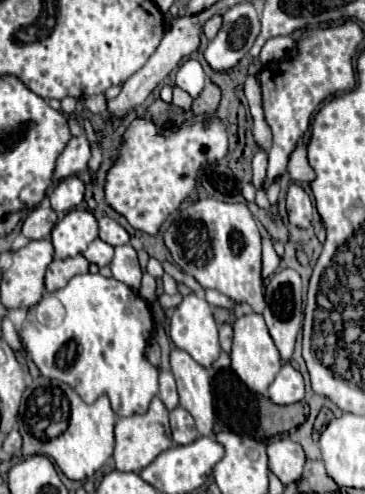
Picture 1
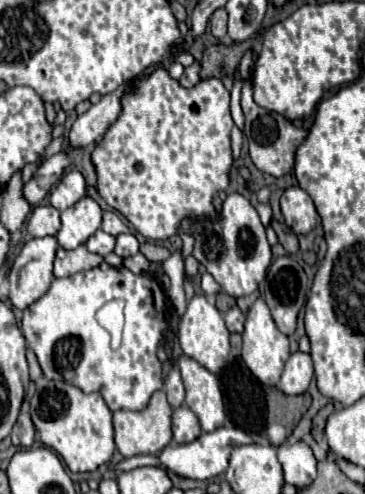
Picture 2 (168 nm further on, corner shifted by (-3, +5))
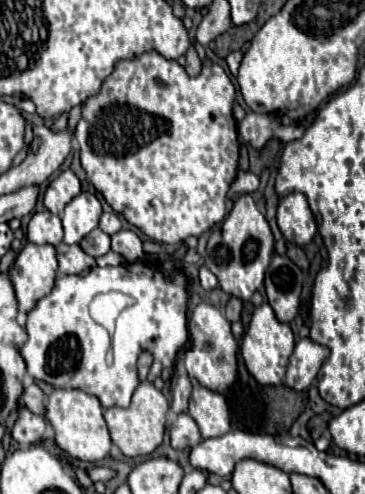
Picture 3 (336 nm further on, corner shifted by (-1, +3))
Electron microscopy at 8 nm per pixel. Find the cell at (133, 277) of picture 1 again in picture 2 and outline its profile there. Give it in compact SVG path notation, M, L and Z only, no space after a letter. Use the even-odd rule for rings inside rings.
M120 234L116 236L116 250L114 250L120 258L128 258L134 256L138 252L138 240L134 234Z

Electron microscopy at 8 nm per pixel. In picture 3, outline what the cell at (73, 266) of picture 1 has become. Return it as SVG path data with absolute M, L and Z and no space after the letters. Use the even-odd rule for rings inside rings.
M58 244L56 246L56 254L58 254L58 264L60 264L60 272L64 274L80 274L90 270L96 262L92 256L88 256L78 244Z

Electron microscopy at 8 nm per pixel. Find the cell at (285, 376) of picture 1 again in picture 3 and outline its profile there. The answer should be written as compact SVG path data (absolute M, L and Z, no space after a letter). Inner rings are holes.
M302 338L290 356L288 372L286 372L286 386L292 390L306 390L314 382L326 358L328 358L326 346L316 344L310 338Z

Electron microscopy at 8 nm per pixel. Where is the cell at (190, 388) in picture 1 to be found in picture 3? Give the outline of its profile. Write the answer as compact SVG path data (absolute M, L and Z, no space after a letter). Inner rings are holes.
M194 384L188 414L196 420L202 438L222 436L230 430L230 412L226 398L200 384Z

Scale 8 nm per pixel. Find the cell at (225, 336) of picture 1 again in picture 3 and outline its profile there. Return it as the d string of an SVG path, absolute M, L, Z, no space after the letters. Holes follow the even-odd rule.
M232 296L232 298L228 300L228 304L226 304L224 314L226 314L226 318L228 318L230 322L236 322L236 320L240 320L240 312L242 312L242 300Z

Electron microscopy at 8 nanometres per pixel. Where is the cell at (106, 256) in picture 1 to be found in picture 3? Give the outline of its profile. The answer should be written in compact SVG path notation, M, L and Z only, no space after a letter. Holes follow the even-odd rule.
M94 228L88 236L84 236L80 240L80 246L86 254L98 258L98 256L104 256L110 250L110 236L106 232L102 232L100 228Z

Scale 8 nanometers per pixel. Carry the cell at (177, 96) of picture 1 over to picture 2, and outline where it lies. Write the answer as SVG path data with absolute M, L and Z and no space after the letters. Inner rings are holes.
M194 62L194 66L190 66L190 68L186 68L184 70L184 74L180 76L180 86L182 88L192 88L192 86L196 86L198 84L198 70L200 70L200 64L198 62Z

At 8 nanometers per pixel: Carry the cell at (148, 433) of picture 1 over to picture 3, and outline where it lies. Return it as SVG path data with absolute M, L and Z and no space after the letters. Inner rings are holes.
M142 380L140 386L134 390L132 402L128 408L106 408L104 410L104 420L110 428L112 442L124 452L128 458L136 456L148 456L152 454L164 438L164 424L166 424L166 414L168 414L168 400L166 396L154 388L152 382Z

